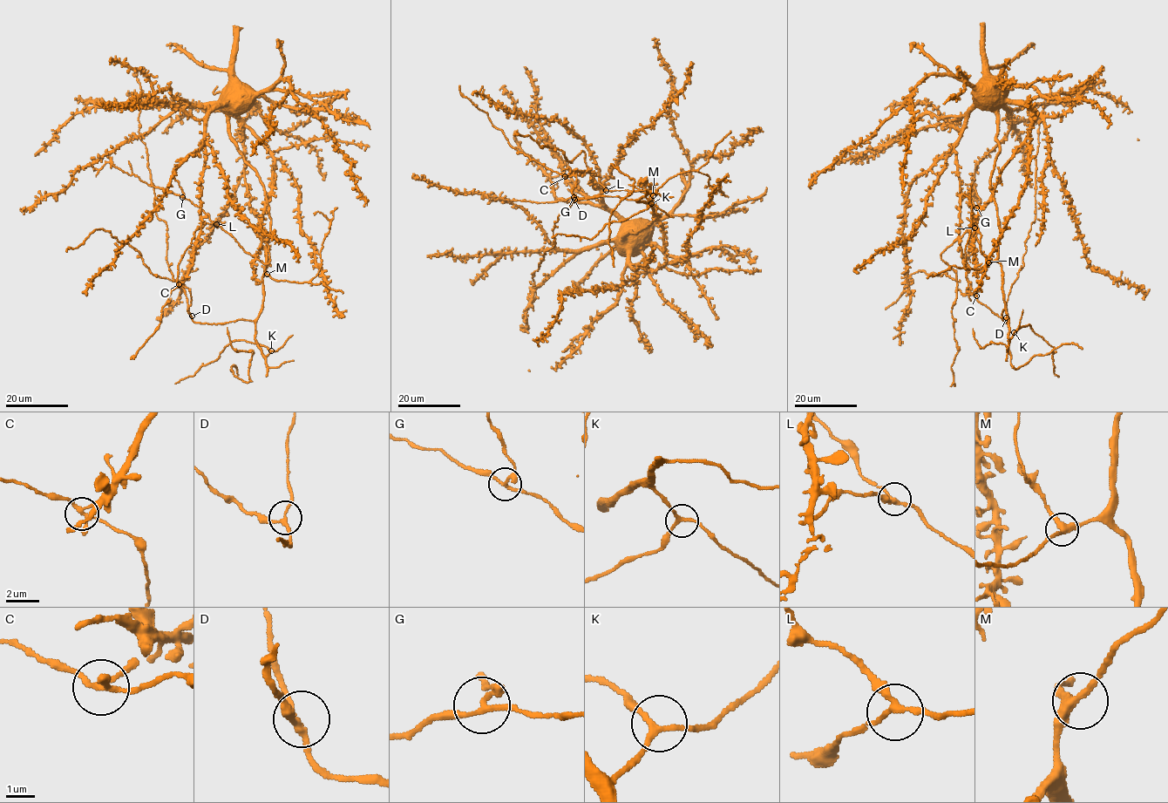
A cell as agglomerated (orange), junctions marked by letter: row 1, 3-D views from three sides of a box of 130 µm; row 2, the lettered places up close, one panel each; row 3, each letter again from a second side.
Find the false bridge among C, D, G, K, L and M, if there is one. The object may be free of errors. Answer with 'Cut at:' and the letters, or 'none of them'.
Cut at: G

